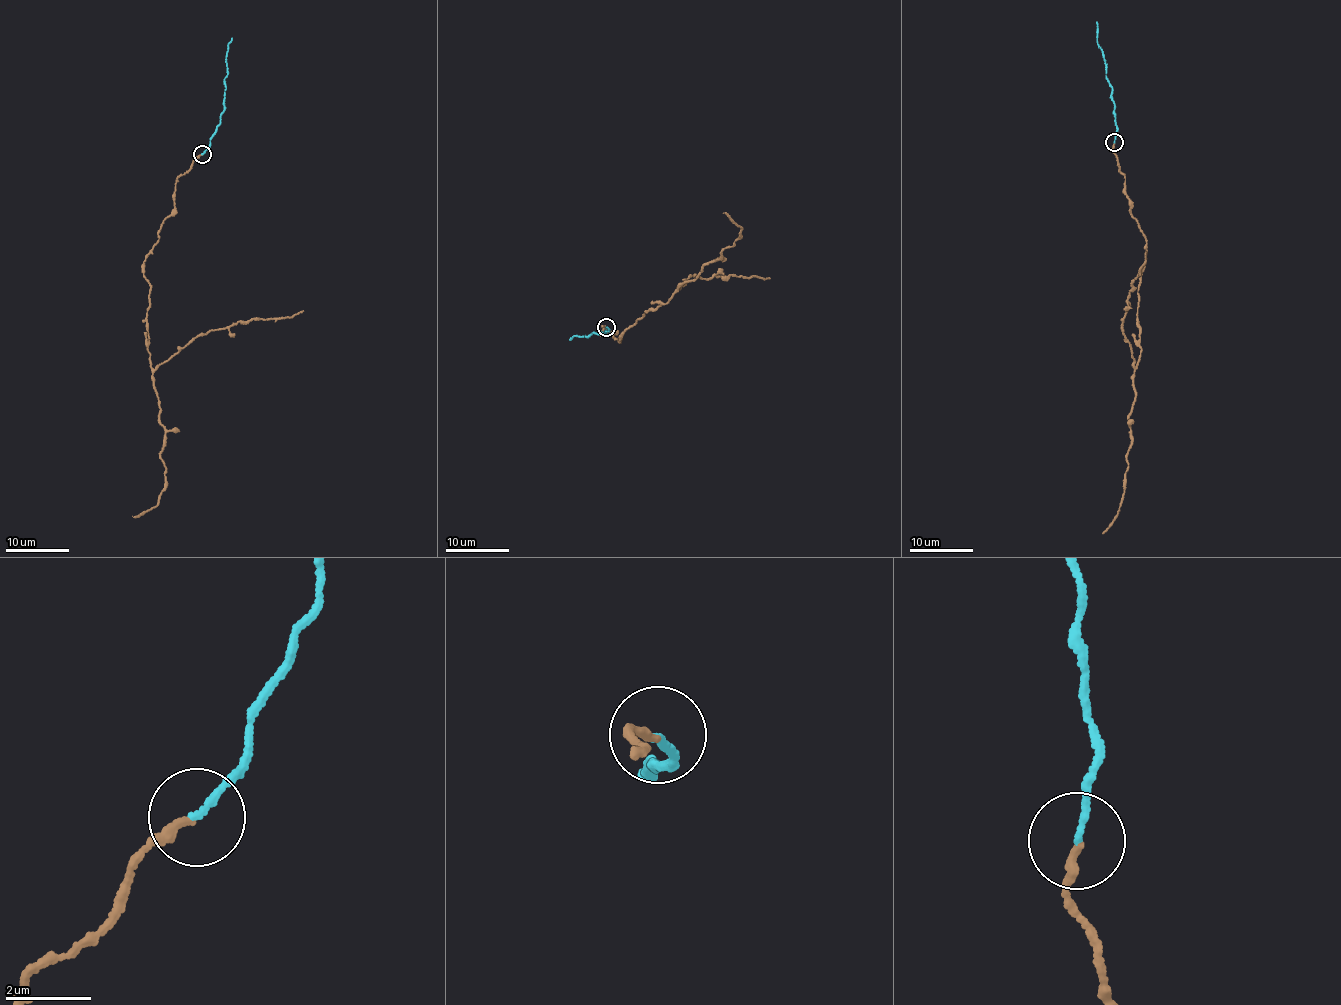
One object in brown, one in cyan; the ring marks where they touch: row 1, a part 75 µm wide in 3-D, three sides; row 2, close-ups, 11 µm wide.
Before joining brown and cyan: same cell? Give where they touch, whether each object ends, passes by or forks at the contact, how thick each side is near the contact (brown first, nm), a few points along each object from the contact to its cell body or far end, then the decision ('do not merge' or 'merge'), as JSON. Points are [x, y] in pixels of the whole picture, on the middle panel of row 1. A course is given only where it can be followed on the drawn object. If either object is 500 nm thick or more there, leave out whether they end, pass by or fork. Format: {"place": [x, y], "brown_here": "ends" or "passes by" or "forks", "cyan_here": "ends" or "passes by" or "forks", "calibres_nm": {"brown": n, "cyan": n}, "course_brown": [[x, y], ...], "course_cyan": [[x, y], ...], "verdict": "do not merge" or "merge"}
{"place": [606, 327], "brown_here": "ends", "cyan_here": "ends", "calibres_nm": {"brown": 200, "cyan": 160}, "course_brown": [[606, 327], [600, 332], [615, 330], [620, 342], [636, 320], [722, 256], [741, 237], [723, 212]], "course_cyan": [[606, 327], [609, 330], [606, 333], [569, 339]], "verdict": "merge"}

